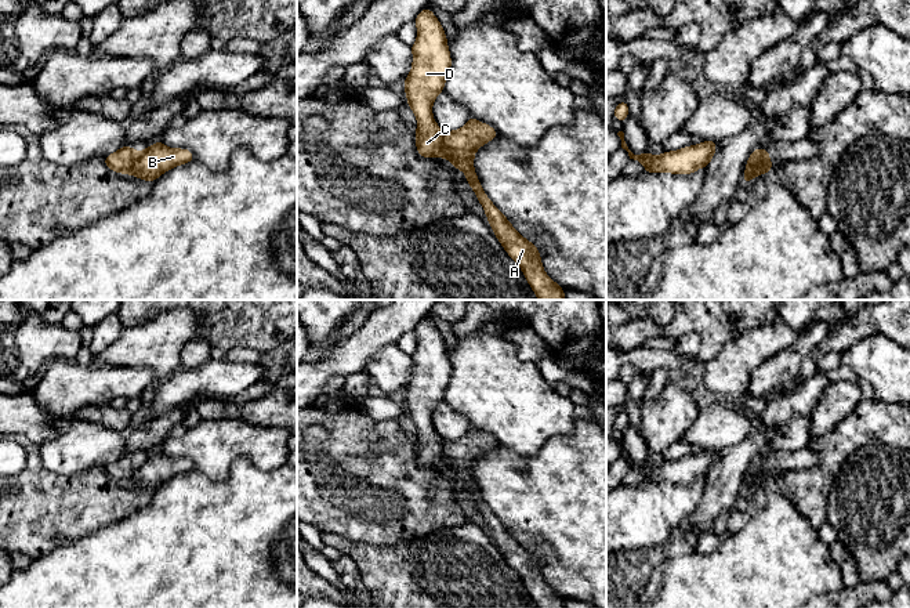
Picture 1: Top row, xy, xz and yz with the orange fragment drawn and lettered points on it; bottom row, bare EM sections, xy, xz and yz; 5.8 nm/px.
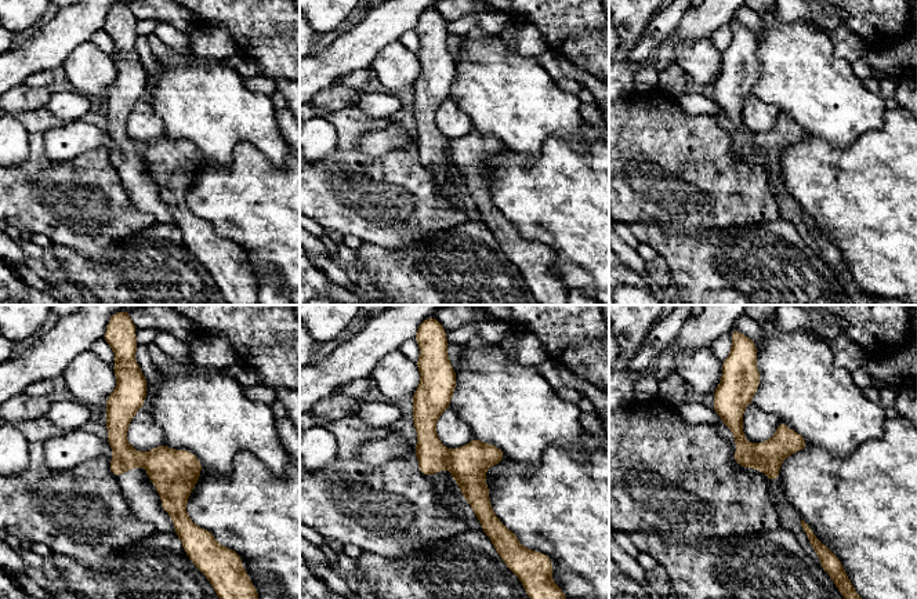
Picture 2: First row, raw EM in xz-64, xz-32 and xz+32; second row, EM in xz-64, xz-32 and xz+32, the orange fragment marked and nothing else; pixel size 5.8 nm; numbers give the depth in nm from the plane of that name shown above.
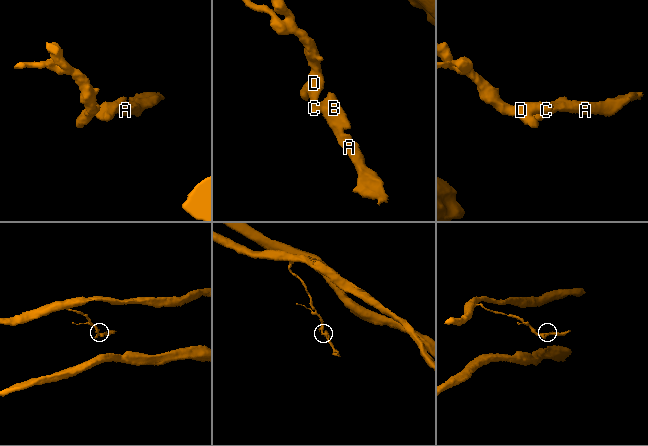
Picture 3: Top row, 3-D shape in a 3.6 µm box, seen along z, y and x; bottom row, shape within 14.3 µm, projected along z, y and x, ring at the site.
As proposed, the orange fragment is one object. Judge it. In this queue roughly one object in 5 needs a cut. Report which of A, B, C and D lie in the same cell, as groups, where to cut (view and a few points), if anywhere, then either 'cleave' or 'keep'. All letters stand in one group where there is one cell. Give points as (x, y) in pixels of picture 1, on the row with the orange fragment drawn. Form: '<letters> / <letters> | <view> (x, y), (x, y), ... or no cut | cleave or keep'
A B / C D | xz (442, 131), (445, 156) | cleave

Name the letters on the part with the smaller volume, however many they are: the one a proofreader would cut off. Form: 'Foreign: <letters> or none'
Foreign: A, B

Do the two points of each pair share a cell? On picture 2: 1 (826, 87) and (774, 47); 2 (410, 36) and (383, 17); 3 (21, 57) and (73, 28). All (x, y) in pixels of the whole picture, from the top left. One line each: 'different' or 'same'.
1: same
2: different
3: same

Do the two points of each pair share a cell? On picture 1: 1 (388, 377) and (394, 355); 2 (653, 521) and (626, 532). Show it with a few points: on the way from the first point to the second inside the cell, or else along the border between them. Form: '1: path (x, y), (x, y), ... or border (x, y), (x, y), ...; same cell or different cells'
1: path (391, 372), (391, 361); same cell
2: path (646, 521), (637, 521), (633, 525); same cell

